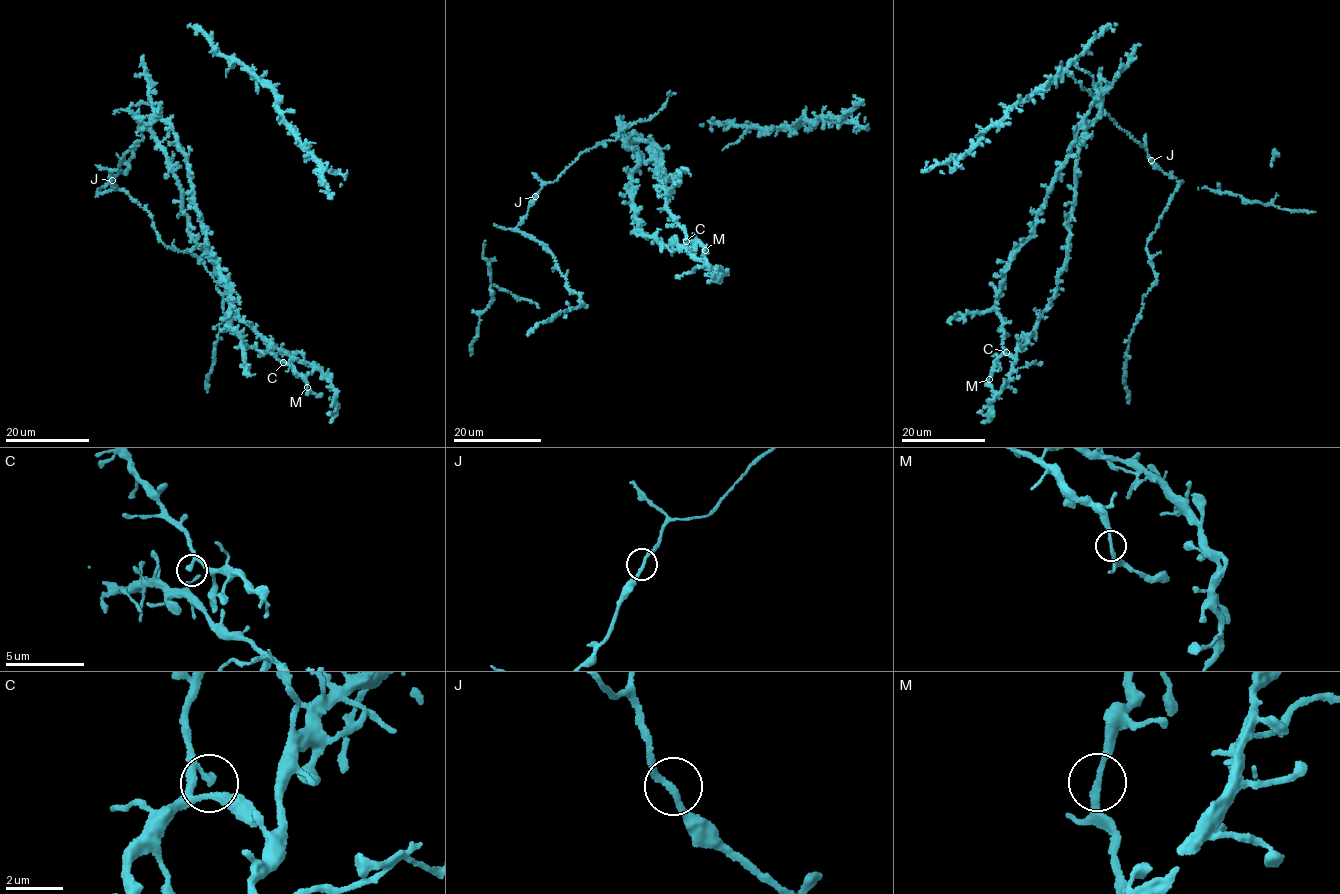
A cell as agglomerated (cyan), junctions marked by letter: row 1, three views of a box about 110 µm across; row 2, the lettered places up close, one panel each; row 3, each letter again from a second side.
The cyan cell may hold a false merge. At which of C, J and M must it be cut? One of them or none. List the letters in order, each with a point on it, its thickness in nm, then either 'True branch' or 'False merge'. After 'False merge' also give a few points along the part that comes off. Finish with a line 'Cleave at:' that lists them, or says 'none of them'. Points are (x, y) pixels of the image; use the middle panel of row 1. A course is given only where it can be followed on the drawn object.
C: Place: (686, 241). Thickness 200 nm. True branch
J: Place: (535, 196). Thickness 220 nm. True branch
M: Place: (705, 250). Thickness 200 nm. True branch
Cleave at: none of them

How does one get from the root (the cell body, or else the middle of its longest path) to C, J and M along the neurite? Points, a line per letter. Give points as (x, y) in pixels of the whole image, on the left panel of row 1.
C: (210, 260), (226, 287), (230, 301), (244, 322), (253, 325), (273, 347), (285, 350), (296, 359), (283, 362)
J: (210, 260), (190, 232), (182, 186), (149, 131), (139, 128), (143, 140), (111, 171), (112, 180)
M: (210, 260), (239, 316), (253, 325), (273, 347), (285, 350), (296, 359), (289, 364), (305, 379), (307, 387)

